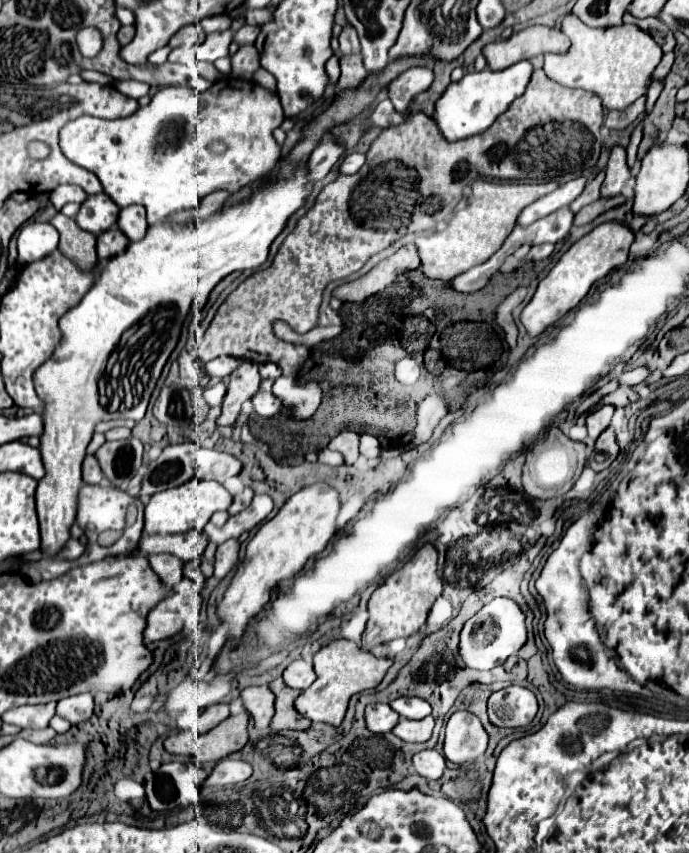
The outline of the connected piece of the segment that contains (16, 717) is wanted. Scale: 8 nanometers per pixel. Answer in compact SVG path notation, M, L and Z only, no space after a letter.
M45 703L45 705L21 705L15 707L11 711L7 711L5 715L1 715L1 719L5 723L17 725L21 729L45 729L51 721L51 717L55 715L55 705L57 703Z

